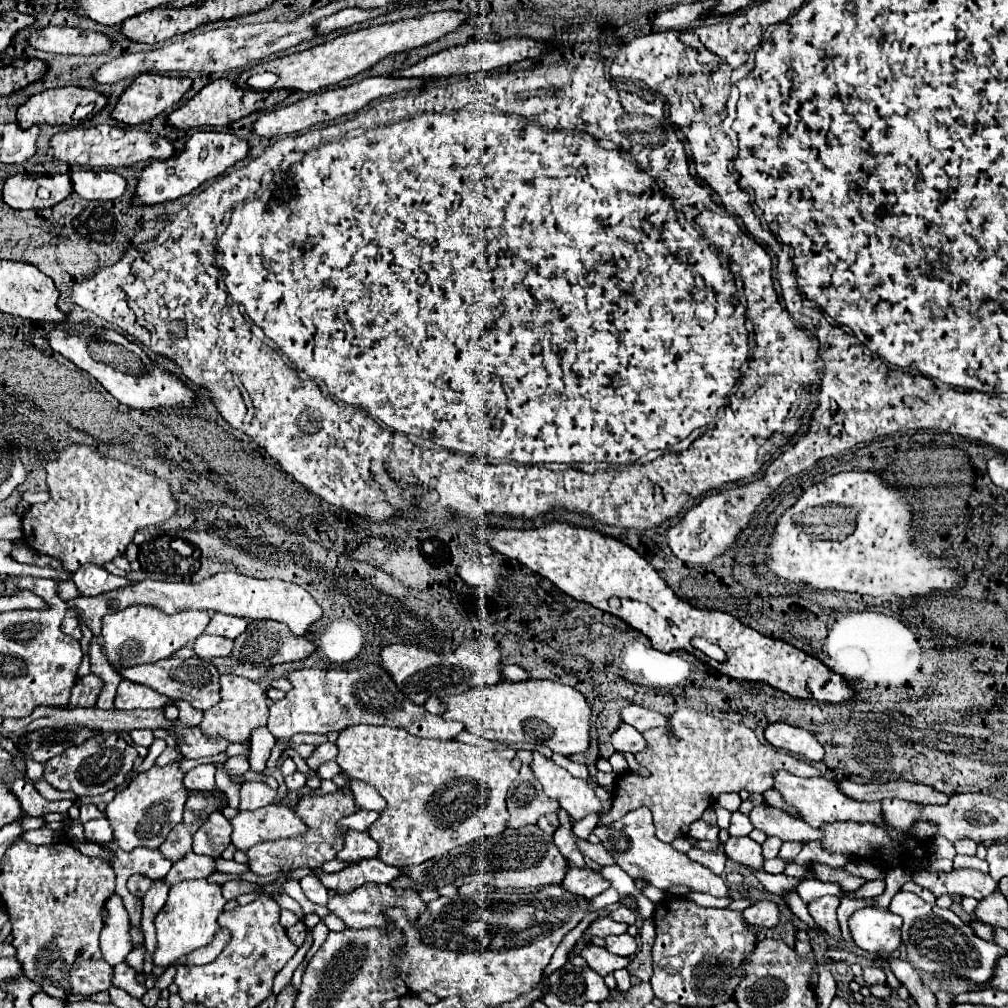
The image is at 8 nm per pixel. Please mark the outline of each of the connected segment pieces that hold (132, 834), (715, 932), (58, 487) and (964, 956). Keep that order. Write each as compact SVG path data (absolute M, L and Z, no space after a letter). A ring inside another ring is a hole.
M179 759L169 765L153 765L149 771L137 773L129 787L115 795L107 805L105 817L111 821L115 831L115 841L123 851L133 851L135 847L159 849L167 833L181 821L183 805L187 801L187 789L183 785L185 773L179 769ZM151 827L151 829L149 829Z
M665 897L663 901L655 905L653 923L655 923L657 935L655 935L655 943L651 949L651 955L653 955L651 987L657 999L665 1003L677 1003L683 1007L697 1007L697 1005L715 1007L719 1003L733 1001L741 975L745 977L745 971L741 969L741 965L753 953L755 943L757 943L757 933L743 919L741 911L705 909L683 897Z
M67 445L63 447L53 461L47 463L47 485L49 485L49 501L33 505L27 513L23 513L23 539L37 553L55 557L61 561L63 569L77 571L83 563L103 565L123 555L127 545L133 541L137 529L159 525L177 513L179 501L173 497L169 481L143 471L141 467L121 463L117 459L101 457L89 445Z
M895 893L889 911L903 917L901 937L903 945L907 947L907 961L919 971L947 971L973 979L975 983L987 983L995 973L997 961L1007 955L1007 951L997 943L983 943L983 939L979 939L971 927L967 927L967 923L963 923L951 909L941 909L933 903L925 903L915 893Z

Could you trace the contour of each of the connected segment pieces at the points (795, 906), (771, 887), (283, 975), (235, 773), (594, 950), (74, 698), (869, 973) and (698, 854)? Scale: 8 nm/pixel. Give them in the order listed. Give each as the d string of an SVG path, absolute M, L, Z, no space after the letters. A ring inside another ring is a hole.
M791 891L791 893L787 893L787 895L783 895L783 899L785 899L785 903L787 903L787 907L801 919L801 921L805 921L811 929L817 929L817 925L815 925L815 921L813 921L813 917L809 915L809 911L807 911L807 903L795 893L795 891Z
M749 869L757 879L759 879L759 883L767 889L767 891L771 891L771 893L777 893L777 895L783 895L783 893L787 893L787 891L791 891L791 889L795 889L797 885L799 885L799 879L791 879L791 877L787 877L787 875L771 875L771 873L765 873L765 871L755 871L755 869Z
M307 927L306 931L306 938L303 945L299 947L297 953L293 956L293 958L290 959L286 963L285 967L283 967L283 969L276 975L273 984L274 995L278 995L284 989L284 987L291 982L294 971L304 960L306 953L310 949L313 943L312 931L309 931Z
M235 755L235 757L229 757L227 763L223 763L227 775L237 781L237 783L243 783L241 775L249 769L249 755Z
M597 945L587 947L587 951L583 951L581 957L587 961L587 965L589 965L593 971L597 971L597 973L603 975L603 977L609 975L609 973L613 973L613 971L617 971L617 969L625 969L625 967L631 963L629 957L611 955L607 949L597 947Z
M90 673L77 679L75 687L71 689L71 697L69 697L69 703L65 709L75 709L75 707L95 707L97 703L97 697L103 689L103 679L99 675Z
M865 967L863 969L863 977L865 977L865 981L869 985L887 985L885 973L881 969L877 969L877 967Z
M691 847L691 849L687 851L687 857L689 857L691 861L695 861L695 863L701 863L701 865L709 867L715 875L723 875L725 861L727 861L723 849L717 849L717 851L707 853L707 851L701 851L699 847Z

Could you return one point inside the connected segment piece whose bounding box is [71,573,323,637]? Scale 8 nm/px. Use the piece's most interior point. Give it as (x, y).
(234, 593)

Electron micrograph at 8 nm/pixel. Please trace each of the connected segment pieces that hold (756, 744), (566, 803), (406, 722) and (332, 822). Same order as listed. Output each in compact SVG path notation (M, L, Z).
M687 707L675 711L671 715L671 729L675 737L659 729L649 729L643 733L647 739L647 749L637 753L635 759L651 771L651 777L643 779L633 771L619 775L615 783L613 809L603 815L599 823L613 823L629 813L629 809L649 807L657 827L657 837L671 843L679 837L687 837L689 825L701 819L703 811L711 807L721 793L735 793L743 787L747 787L749 793L763 793L773 789L773 777L777 771L787 771L797 777L823 775L809 761L791 757L771 745L763 745L749 727L711 717L703 711Z
M533 753L531 769L541 781L543 791L549 797L555 797L575 821L583 819L593 811L601 811L603 805L595 795L593 785L573 777L569 771L557 767L551 759L543 757L541 753Z
M367 663L363 669L343 671L343 669L297 669L287 673L287 681L293 685L287 695L269 705L267 727L275 737L293 737L295 733L329 733L343 731L347 727L365 723L365 725L387 725L401 727L415 737L425 739L455 739L465 731L463 723L441 719L425 711L425 707L415 705L407 699L391 675L379 663Z
M317 789L313 793L303 795L297 801L297 805L293 807L293 811L303 819L303 823L307 825L307 831L297 837L267 841L267 843L263 841L263 843L253 845L247 851L247 857L249 857L249 867L255 875L267 877L267 875L273 875L279 871L293 871L293 869L303 869L303 867L311 867L311 869L323 867L325 861L335 859L337 853L343 849L345 831L339 831L339 827L337 827L339 819L353 815L355 811L359 811L359 807L355 805L351 791L337 789L333 793L323 793L321 789Z

